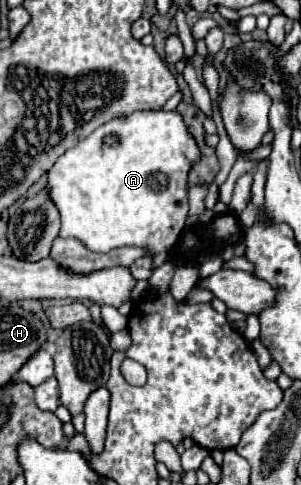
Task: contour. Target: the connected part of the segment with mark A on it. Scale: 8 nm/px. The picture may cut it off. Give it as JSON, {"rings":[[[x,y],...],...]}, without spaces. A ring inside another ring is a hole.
{"rings":[[[176,111],[132,113],[100,125],[78,145],[68,149],[48,171],[46,189],[52,203],[60,211],[60,237],[74,237],[90,251],[98,253],[108,253],[116,247],[140,245],[154,255],[174,247],[184,231],[188,213],[186,175],[198,157],[198,145],[186,131],[184,121]]]}

